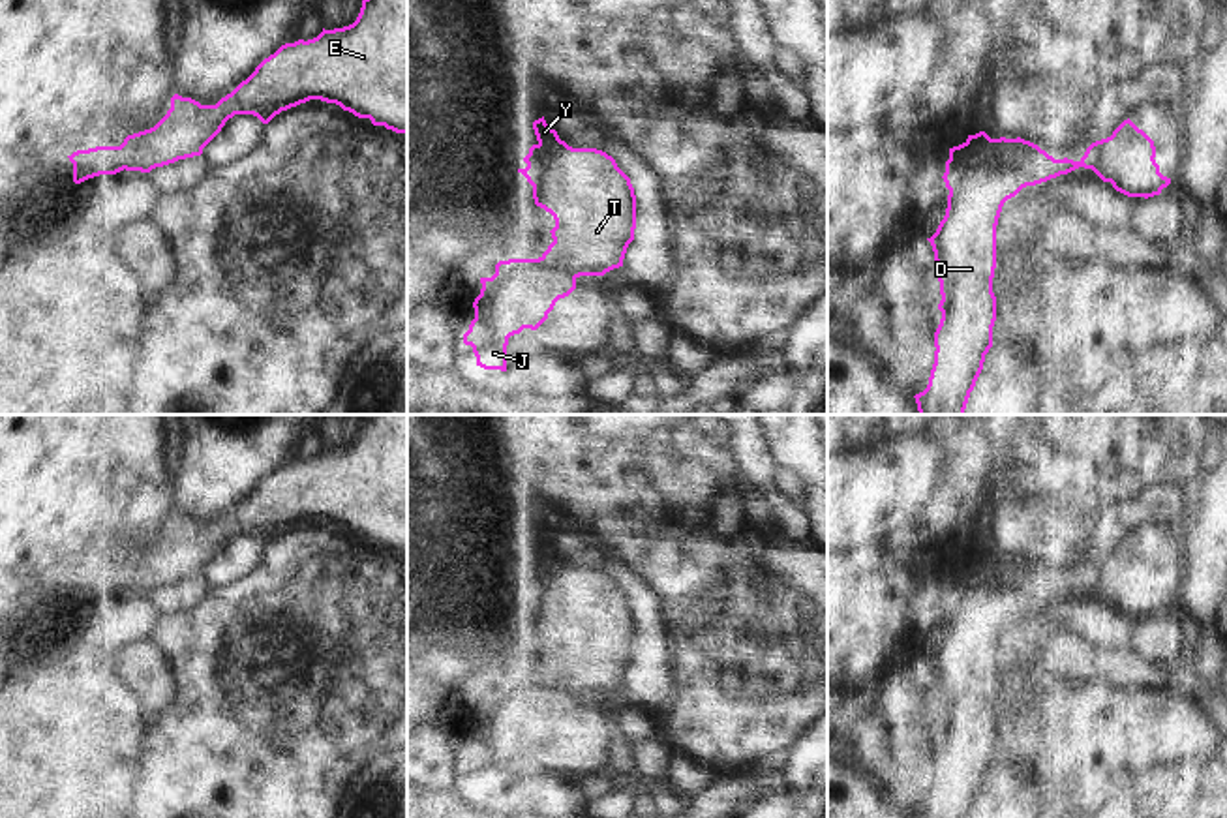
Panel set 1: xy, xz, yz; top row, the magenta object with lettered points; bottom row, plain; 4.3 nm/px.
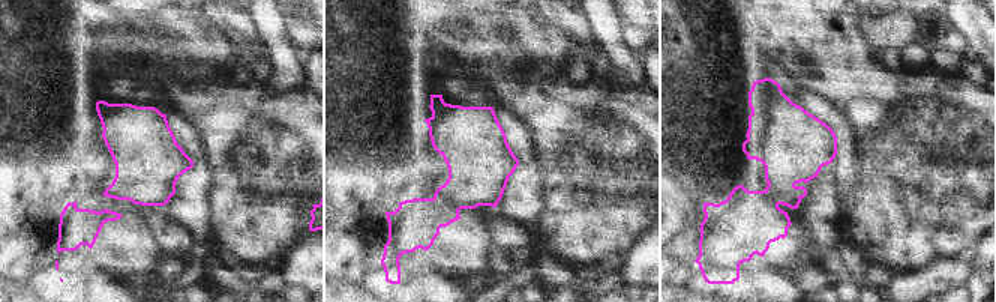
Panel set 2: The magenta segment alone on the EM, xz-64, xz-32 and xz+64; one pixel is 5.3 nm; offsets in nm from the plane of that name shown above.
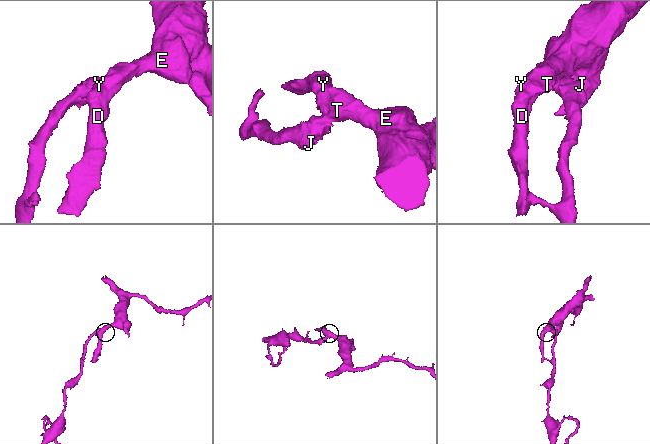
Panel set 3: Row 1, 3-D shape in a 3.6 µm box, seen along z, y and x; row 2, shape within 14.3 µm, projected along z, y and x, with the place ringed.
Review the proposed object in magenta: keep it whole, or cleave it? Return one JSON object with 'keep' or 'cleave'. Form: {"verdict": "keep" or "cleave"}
{"verdict": "cleave"}

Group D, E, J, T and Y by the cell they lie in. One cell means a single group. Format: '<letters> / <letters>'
D E T Y / J

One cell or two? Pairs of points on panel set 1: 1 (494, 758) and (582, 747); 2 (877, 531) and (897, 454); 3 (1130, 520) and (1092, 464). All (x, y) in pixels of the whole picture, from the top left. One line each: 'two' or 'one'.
1: one
2: one
3: two

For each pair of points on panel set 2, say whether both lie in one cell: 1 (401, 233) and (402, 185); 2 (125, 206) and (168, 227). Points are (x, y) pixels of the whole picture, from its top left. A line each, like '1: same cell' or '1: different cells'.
1: different cells
2: same cell

